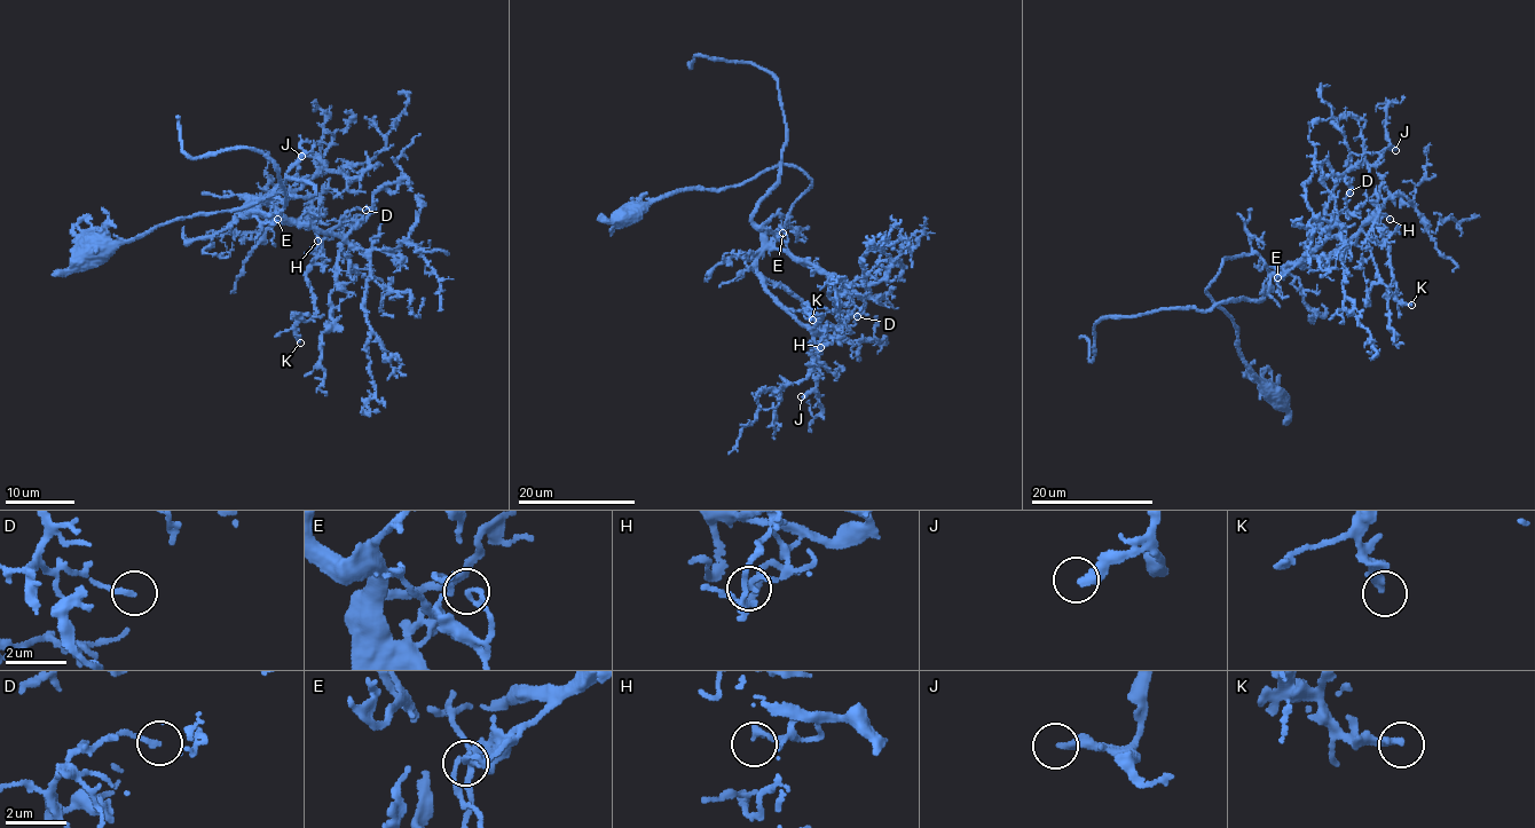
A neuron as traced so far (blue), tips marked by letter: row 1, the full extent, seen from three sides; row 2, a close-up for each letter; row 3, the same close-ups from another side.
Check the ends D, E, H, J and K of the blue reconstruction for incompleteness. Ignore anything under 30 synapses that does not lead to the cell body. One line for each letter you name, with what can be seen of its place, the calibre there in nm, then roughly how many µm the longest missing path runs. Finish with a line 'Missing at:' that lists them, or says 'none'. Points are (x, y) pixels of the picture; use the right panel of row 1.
K: (1411, 305) | 240 nm | 20 µm
Missing at: K

